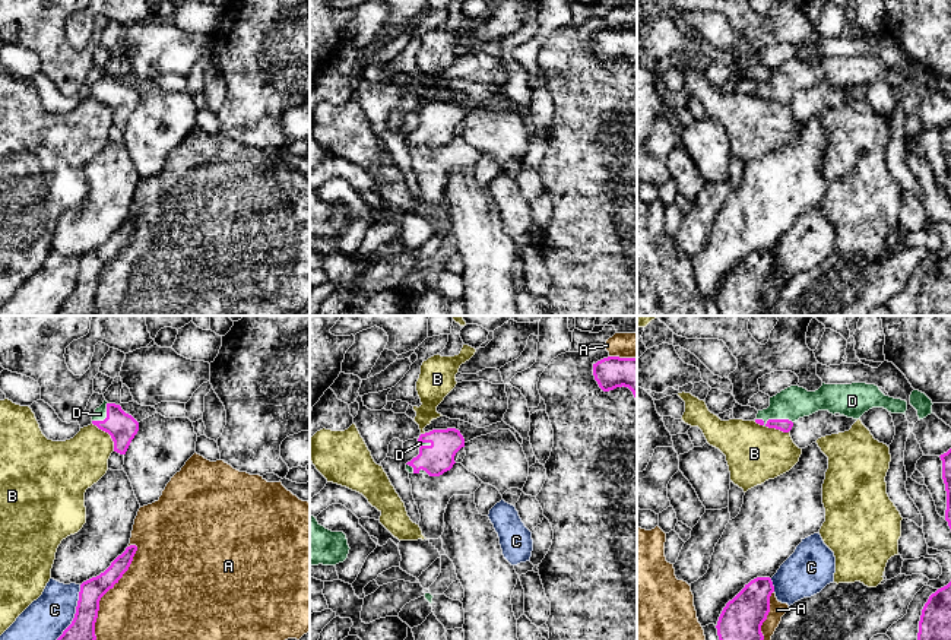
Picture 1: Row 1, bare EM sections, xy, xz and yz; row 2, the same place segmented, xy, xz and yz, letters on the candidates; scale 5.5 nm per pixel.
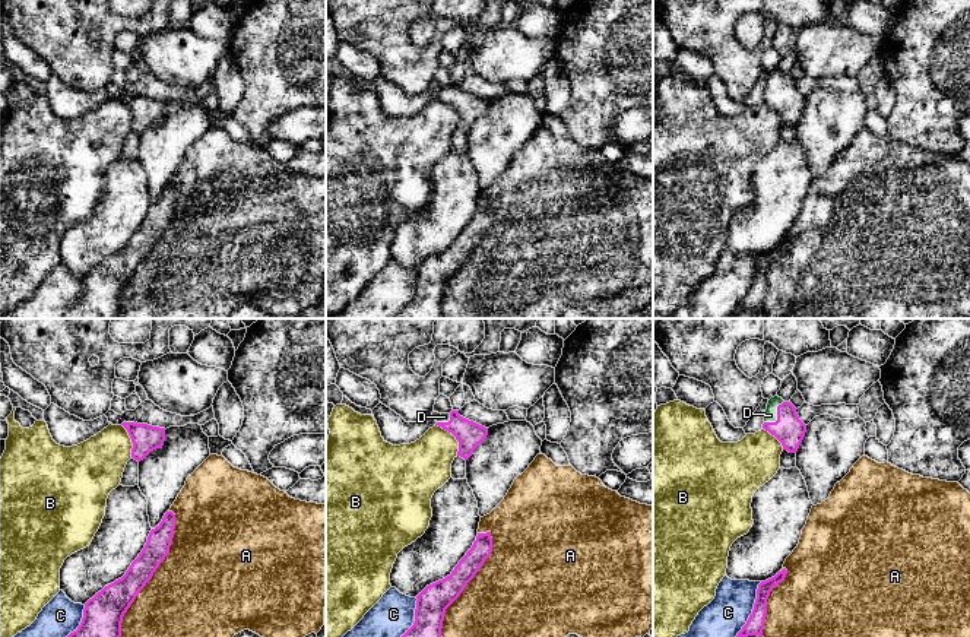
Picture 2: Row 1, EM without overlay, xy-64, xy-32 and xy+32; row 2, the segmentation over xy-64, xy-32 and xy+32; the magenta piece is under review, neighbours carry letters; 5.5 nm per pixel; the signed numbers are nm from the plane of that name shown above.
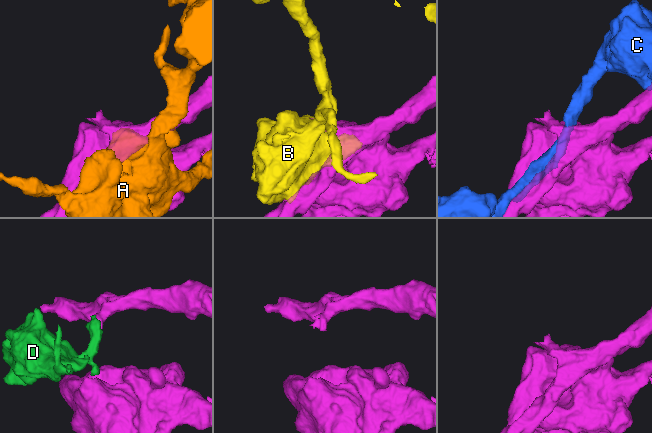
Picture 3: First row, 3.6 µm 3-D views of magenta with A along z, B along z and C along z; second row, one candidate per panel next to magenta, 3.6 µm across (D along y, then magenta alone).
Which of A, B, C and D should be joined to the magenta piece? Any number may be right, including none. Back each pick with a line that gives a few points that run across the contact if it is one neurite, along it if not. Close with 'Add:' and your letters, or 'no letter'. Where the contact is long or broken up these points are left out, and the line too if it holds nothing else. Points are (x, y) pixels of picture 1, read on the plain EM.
D: Line: yz (785, 98), (774, 92), (795, 75)
Add: D

